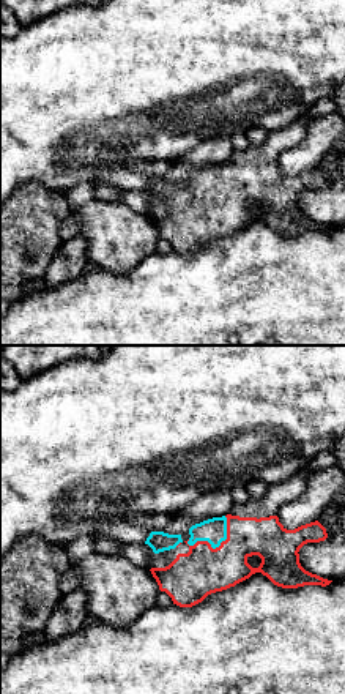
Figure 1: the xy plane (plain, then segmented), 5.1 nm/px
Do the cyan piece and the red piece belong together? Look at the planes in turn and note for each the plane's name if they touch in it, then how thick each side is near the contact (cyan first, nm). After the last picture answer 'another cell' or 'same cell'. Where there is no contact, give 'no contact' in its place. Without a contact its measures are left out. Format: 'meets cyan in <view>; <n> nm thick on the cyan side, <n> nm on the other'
meets cyan in xy; 130 nm thick on the cyan side, 240 nm on the other

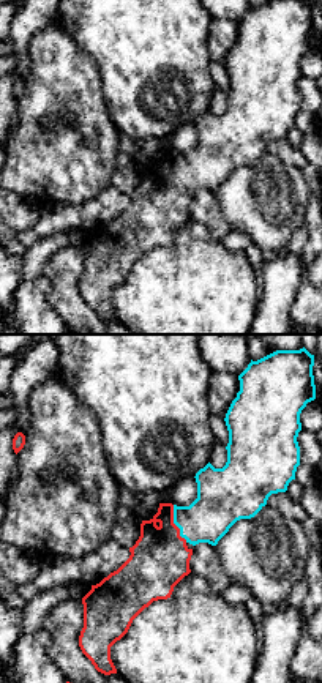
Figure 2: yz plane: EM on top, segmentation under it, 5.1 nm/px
meets cyan in yz; 240 nm thick on the cyan side, 300 nm on the other

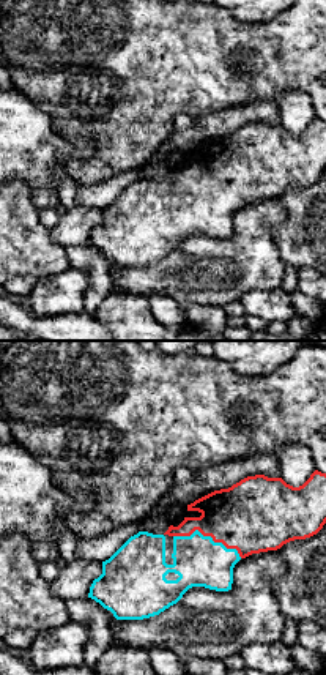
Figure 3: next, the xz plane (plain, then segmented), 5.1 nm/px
meets cyan in xz; 260 nm thick on the cyan side, 380 nm on the other

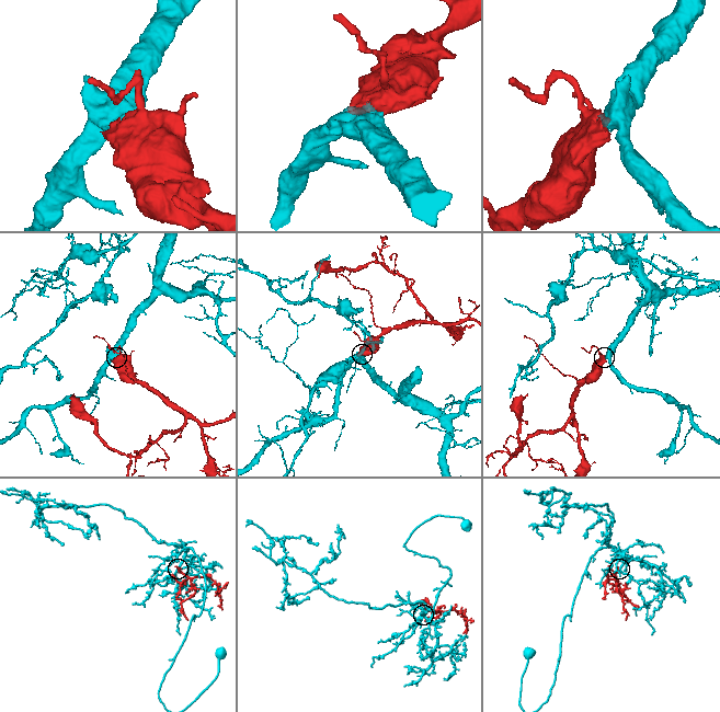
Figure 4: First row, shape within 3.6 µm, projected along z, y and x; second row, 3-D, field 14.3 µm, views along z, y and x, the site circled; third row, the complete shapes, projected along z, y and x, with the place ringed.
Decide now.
same cell

